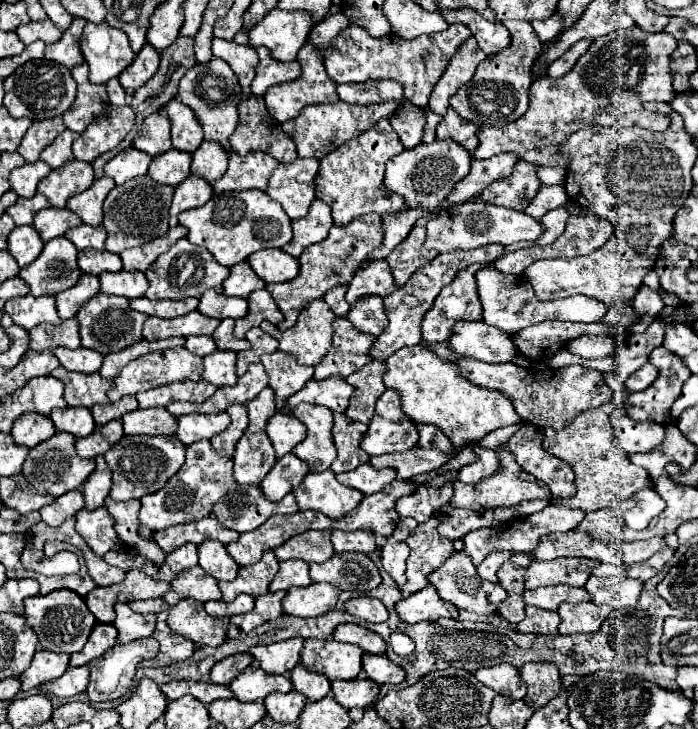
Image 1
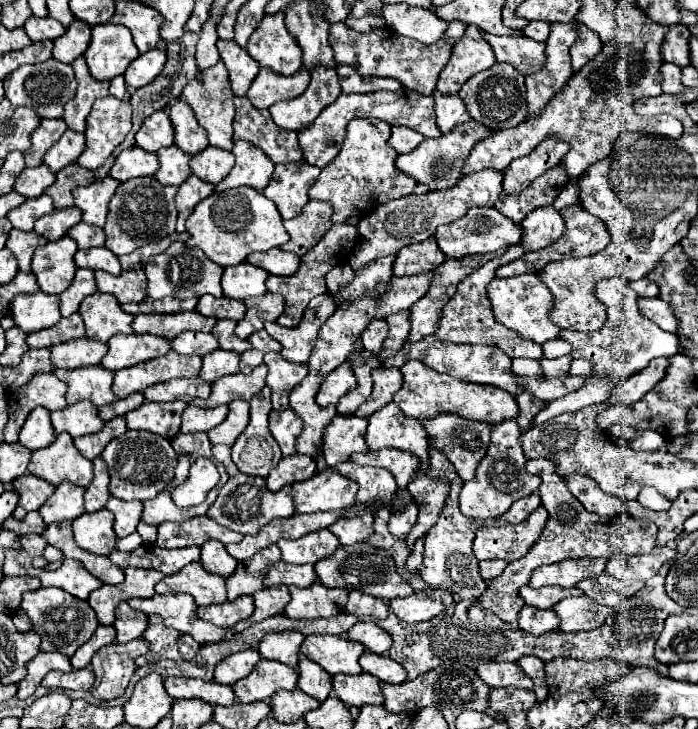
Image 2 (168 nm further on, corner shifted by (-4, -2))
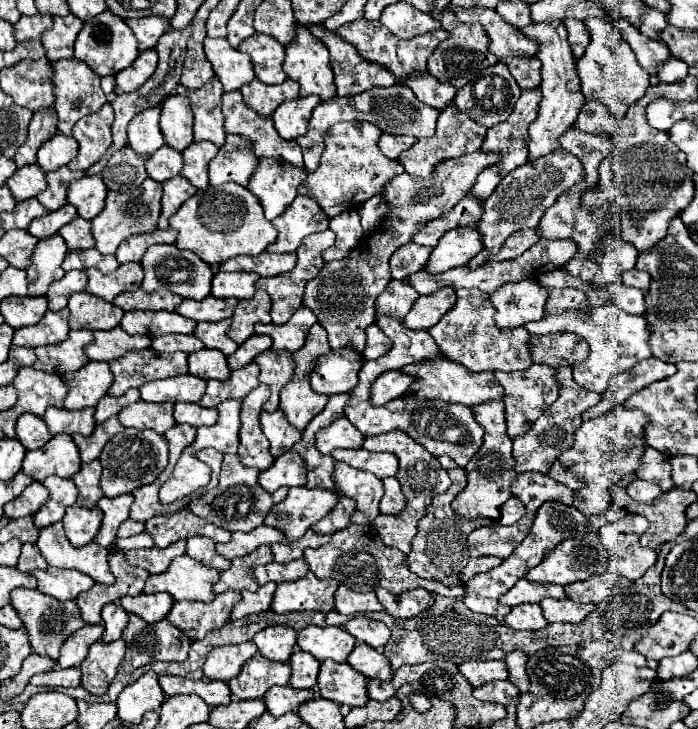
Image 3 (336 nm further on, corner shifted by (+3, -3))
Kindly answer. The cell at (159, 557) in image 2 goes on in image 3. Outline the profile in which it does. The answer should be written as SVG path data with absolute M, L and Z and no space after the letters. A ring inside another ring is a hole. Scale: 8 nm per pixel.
M183 539L173 543L173 545L169 545L169 547L165 547L165 549L153 547L153 549L125 551L125 557L127 557L129 565L141 567L141 569L149 571L151 575L153 573L163 573L177 555L185 555L185 541Z

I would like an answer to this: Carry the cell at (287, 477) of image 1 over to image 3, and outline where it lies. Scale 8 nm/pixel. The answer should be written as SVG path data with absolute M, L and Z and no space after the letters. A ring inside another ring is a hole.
M289 449L281 453L269 469L261 471L257 481L269 493L277 491L279 487L301 487L305 485L303 459L293 449Z

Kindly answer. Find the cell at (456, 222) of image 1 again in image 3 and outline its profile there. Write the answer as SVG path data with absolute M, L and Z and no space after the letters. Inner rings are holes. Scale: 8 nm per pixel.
M475 225L457 227L439 239L439 243L433 249L423 271L437 275L437 273L449 271L453 267L467 265L469 259L473 259L479 251L481 251L481 237L479 237L477 227Z

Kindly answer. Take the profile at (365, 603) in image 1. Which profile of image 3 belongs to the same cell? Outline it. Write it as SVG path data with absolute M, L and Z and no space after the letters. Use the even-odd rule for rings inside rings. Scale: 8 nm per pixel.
M339 585L339 589L335 591L335 609L345 615L355 615L355 613L383 611L383 605L379 603L375 591L357 593L347 589L345 585Z

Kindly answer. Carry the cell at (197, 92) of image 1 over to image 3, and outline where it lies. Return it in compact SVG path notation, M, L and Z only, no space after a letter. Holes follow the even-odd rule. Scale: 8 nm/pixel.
M213 77L205 87L191 91L191 109L193 109L193 133L195 141L211 141L217 147L225 143L225 129L223 129L223 113L221 113L221 95L223 87L217 77Z

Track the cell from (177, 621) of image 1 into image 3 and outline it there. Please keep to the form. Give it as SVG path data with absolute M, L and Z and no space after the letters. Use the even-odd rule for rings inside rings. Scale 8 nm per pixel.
M141 593L137 597L123 597L119 603L127 613L139 615L145 623L157 623L157 619L165 619L165 615L171 611L173 597L165 593Z

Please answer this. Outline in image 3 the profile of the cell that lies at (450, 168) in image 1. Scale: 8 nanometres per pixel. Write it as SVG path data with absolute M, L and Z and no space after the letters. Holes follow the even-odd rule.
M449 103L439 119L437 119L437 131L431 139L419 139L409 151L401 153L401 159L399 163L405 167L405 171L409 175L417 175L417 177L429 177L433 175L433 169L437 163L445 161L445 159L451 159L451 157L459 157L459 155L465 155L465 153L473 153L473 151L479 151L481 149L481 143L485 139L485 133L487 133L487 127L481 127L479 123L475 123L473 119L469 119L467 113L461 113L455 103Z

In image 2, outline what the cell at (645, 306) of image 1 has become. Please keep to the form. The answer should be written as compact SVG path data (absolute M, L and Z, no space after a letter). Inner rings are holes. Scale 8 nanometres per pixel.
M640 278L636 282L630 282L630 286L640 298L656 298L658 296L658 286L654 282L650 282L648 278Z

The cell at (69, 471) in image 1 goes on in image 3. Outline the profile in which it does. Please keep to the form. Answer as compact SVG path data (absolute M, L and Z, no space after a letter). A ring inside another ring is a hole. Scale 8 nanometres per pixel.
M59 433L39 449L27 451L23 473L35 481L43 481L47 475L59 475L71 479L81 467L79 449L71 435Z

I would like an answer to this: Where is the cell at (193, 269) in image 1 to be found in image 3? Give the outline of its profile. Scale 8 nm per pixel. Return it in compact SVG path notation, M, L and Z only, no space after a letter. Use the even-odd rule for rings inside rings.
M153 245L141 259L145 279L141 287L145 291L155 291L155 289L169 289L181 297L191 297L191 299L205 299L211 293L211 279L213 279L213 269L205 261L201 261L195 253L191 251L181 251L175 245Z

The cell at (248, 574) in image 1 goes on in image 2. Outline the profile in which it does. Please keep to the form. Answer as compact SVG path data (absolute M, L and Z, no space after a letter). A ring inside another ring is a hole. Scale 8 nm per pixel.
M276 544L260 550L254 554L254 558L248 558L238 564L236 572L226 580L228 600L236 600L242 594L254 594L258 590L264 590L264 578L274 562L280 560L280 550Z

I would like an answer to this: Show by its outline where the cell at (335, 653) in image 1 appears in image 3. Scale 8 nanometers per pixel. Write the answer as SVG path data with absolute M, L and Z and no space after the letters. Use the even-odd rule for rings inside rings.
M307 625L299 631L297 645L319 661L333 659L341 663L353 651L355 639L343 627L337 627L337 625L329 625L329 627Z

